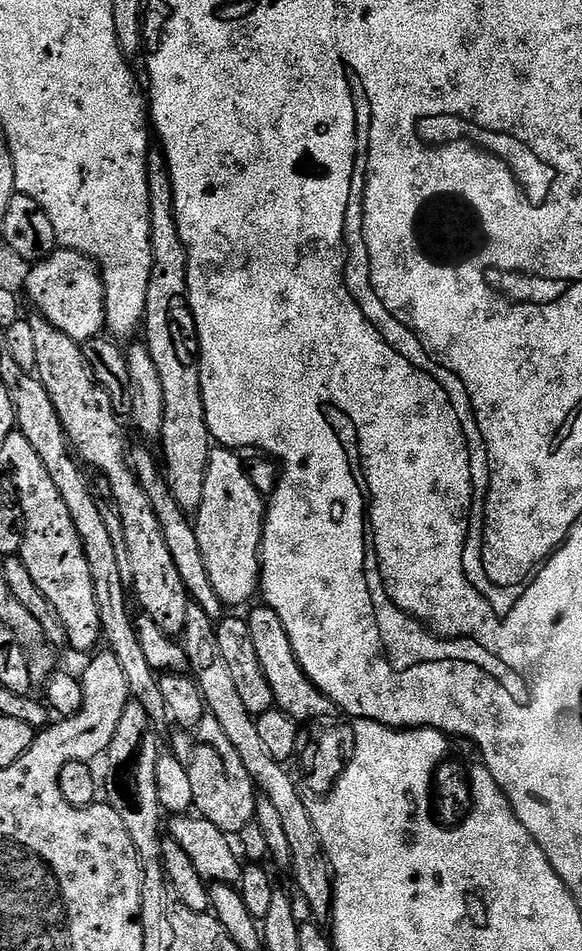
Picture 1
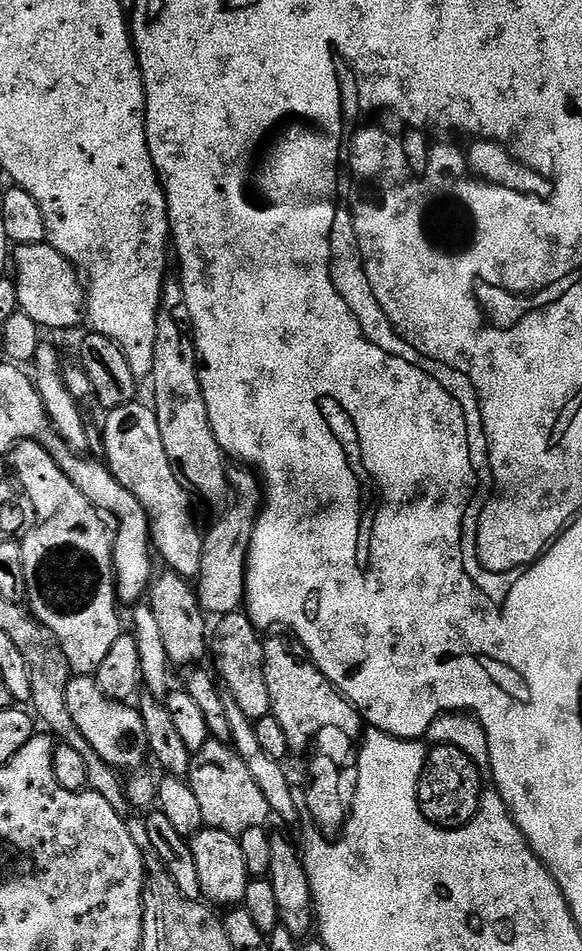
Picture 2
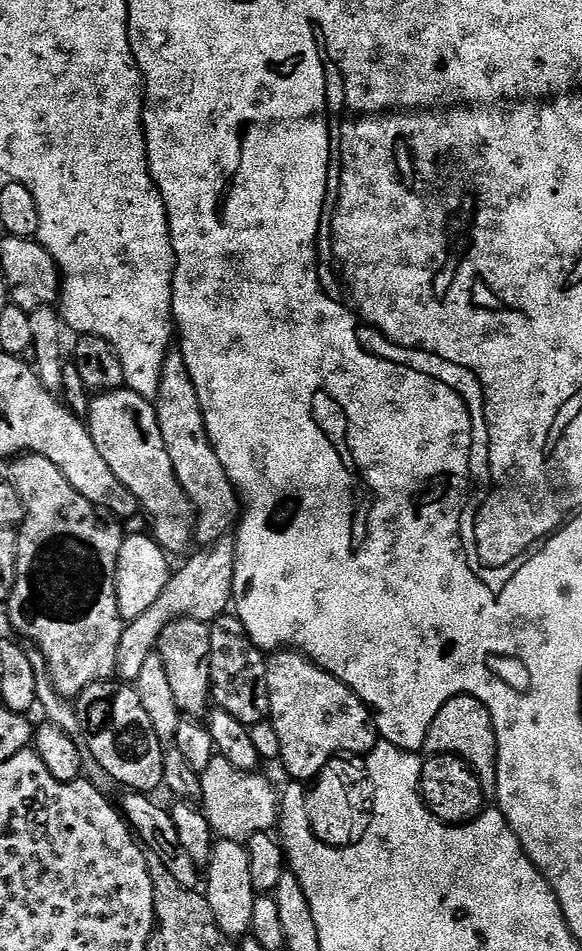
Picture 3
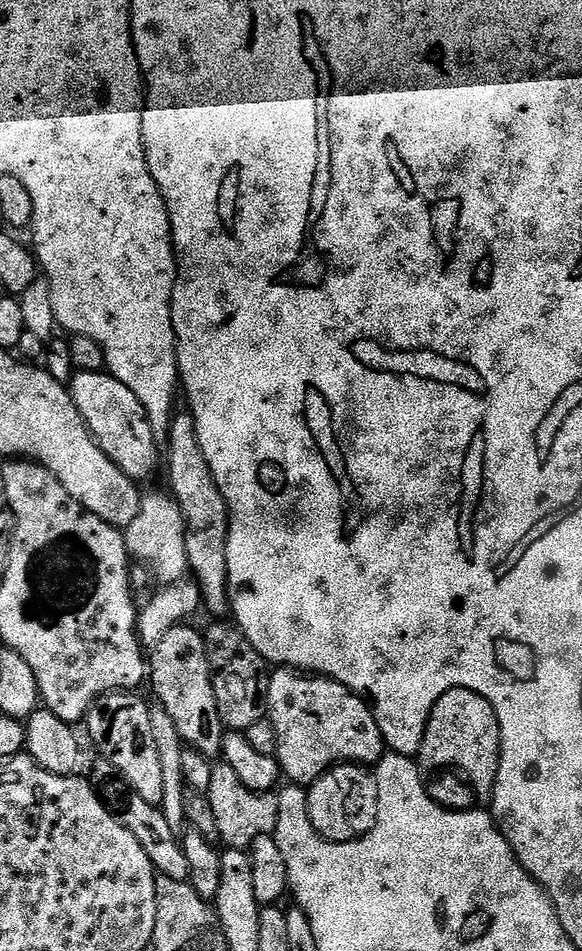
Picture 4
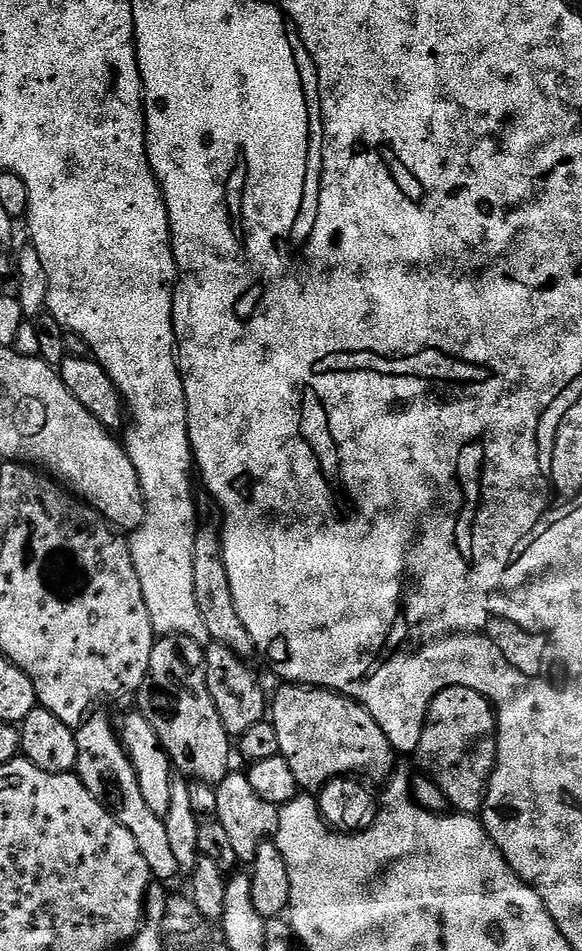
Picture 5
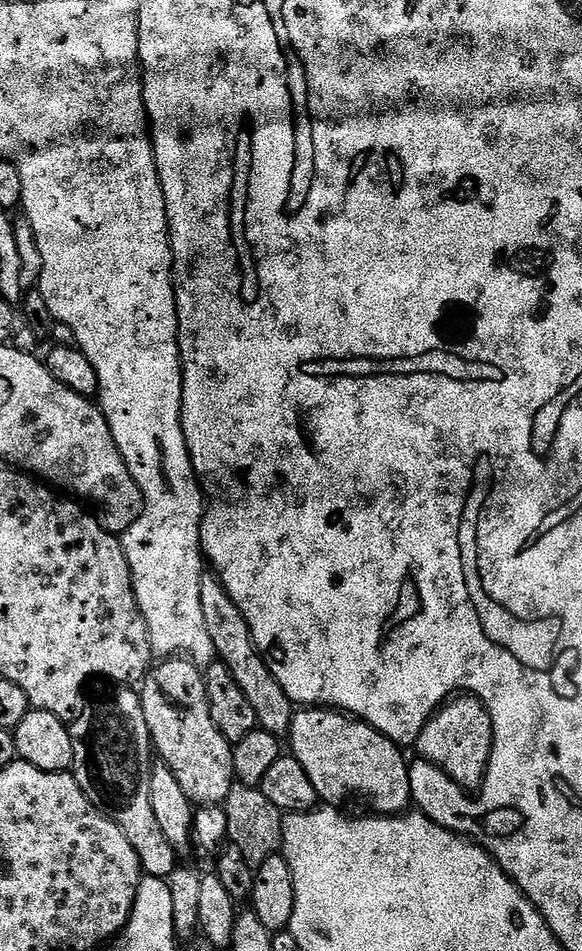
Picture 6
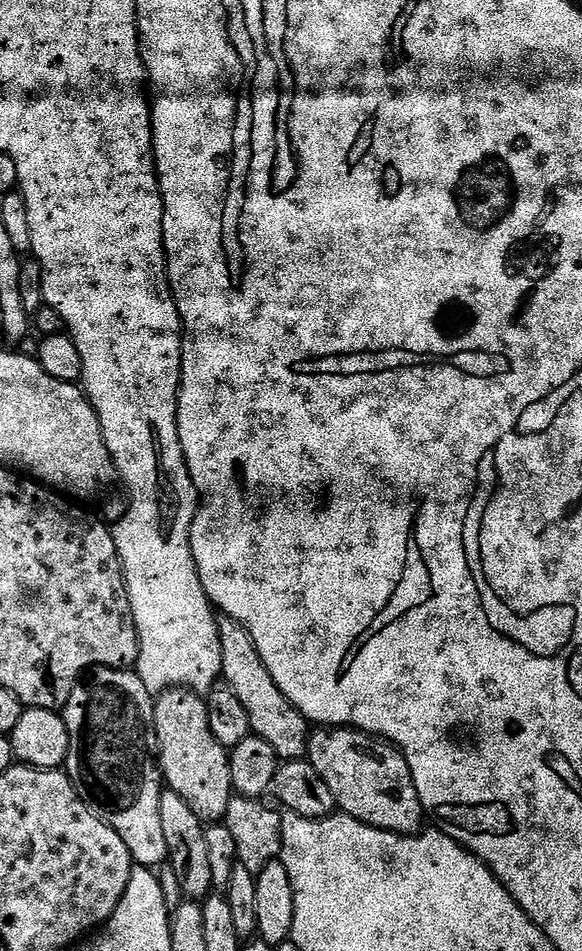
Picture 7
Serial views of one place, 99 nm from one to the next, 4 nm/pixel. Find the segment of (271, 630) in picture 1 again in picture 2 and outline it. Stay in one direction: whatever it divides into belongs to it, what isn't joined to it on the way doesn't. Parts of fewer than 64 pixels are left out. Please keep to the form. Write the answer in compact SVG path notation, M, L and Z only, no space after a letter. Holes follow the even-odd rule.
M280 634L284 636L267 637L264 640L264 669L266 670L266 687L270 690L270 698L272 699L272 715L278 718L278 723L282 726L282 730L286 733L289 753L304 752L319 737L322 730L331 727L334 730L342 730L345 737L359 737L362 732L362 717L354 707L354 705L345 698L326 678L326 674L322 674L322 670L318 670L316 663L308 657L308 652L300 644L299 640L288 634Z

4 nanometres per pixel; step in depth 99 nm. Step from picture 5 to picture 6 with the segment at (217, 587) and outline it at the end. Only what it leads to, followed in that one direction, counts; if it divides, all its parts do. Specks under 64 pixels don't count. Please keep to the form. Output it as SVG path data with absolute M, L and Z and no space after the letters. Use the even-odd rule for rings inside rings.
M204 575L201 585L198 586L198 599L202 606L206 631L210 634L210 642L214 642L219 663L227 666L242 694L246 694L246 699L256 715L259 731L269 732L281 738L287 737L294 711L292 699L286 694L286 690L282 690L282 686L278 686L278 678L274 678L274 674L266 666L263 656L252 640L246 618L242 618L242 610L234 606L234 598L226 594L219 576Z

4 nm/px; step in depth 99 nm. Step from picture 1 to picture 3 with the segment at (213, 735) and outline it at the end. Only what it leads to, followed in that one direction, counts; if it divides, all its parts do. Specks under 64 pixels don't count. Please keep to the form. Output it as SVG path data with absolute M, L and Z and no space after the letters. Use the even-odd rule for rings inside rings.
M213 755L210 766L200 773L202 798L200 804L205 818L210 822L213 837L221 840L246 842L254 834L271 833L280 812L280 800L272 784L259 771L243 772L238 766L230 766L226 758Z

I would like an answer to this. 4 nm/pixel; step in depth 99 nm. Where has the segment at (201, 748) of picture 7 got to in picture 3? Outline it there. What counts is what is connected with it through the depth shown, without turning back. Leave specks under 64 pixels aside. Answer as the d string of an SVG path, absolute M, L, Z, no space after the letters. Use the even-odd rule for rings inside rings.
M175 620L160 635L158 655L166 670L174 702L181 714L200 718L209 711L212 683L210 682L210 627L197 620Z

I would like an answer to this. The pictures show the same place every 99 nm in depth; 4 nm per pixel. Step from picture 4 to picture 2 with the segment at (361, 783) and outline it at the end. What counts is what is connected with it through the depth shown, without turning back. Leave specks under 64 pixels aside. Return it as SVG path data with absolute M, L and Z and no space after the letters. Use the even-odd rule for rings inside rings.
M333 727L322 730L319 739L336 741L325 752L320 752L313 758L312 765L308 768L308 789L302 792L302 804L307 815L309 812L313 822L328 835L325 837L332 838L343 829L348 823L348 817L352 815L354 798L358 790L358 770L356 769L358 752L355 747L351 748L350 745L343 744L348 742L344 741L345 734L342 730L334 730Z

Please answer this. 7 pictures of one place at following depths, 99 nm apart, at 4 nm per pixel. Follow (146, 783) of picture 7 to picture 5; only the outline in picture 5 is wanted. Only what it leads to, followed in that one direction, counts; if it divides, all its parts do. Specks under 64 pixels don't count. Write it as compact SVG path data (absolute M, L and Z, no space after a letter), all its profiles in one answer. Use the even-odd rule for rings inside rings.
M92 714L75 729L78 758L75 773L81 782L102 802L102 806L119 824L126 826L130 834L134 834L134 842L138 842L138 850L142 850L142 858L146 858L146 866L150 866L153 877L160 882L169 882L176 875L181 875L178 858L170 847L164 817L154 814L150 806L146 806L142 798L142 786L138 786L138 774L134 774L132 760L124 753L120 744L117 729L104 716Z

